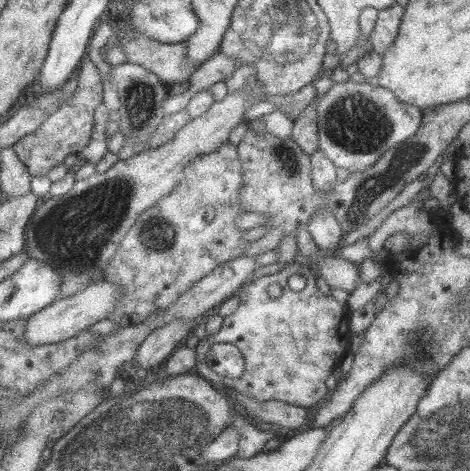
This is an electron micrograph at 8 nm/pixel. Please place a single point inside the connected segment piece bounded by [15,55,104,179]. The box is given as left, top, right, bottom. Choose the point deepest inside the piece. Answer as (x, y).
(68, 130)

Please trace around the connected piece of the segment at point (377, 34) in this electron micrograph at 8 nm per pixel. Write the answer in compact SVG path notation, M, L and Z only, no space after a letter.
M396 3L378 12L374 22L375 27L371 32L374 52L384 56L384 53L392 46L398 36L404 12L405 8Z

